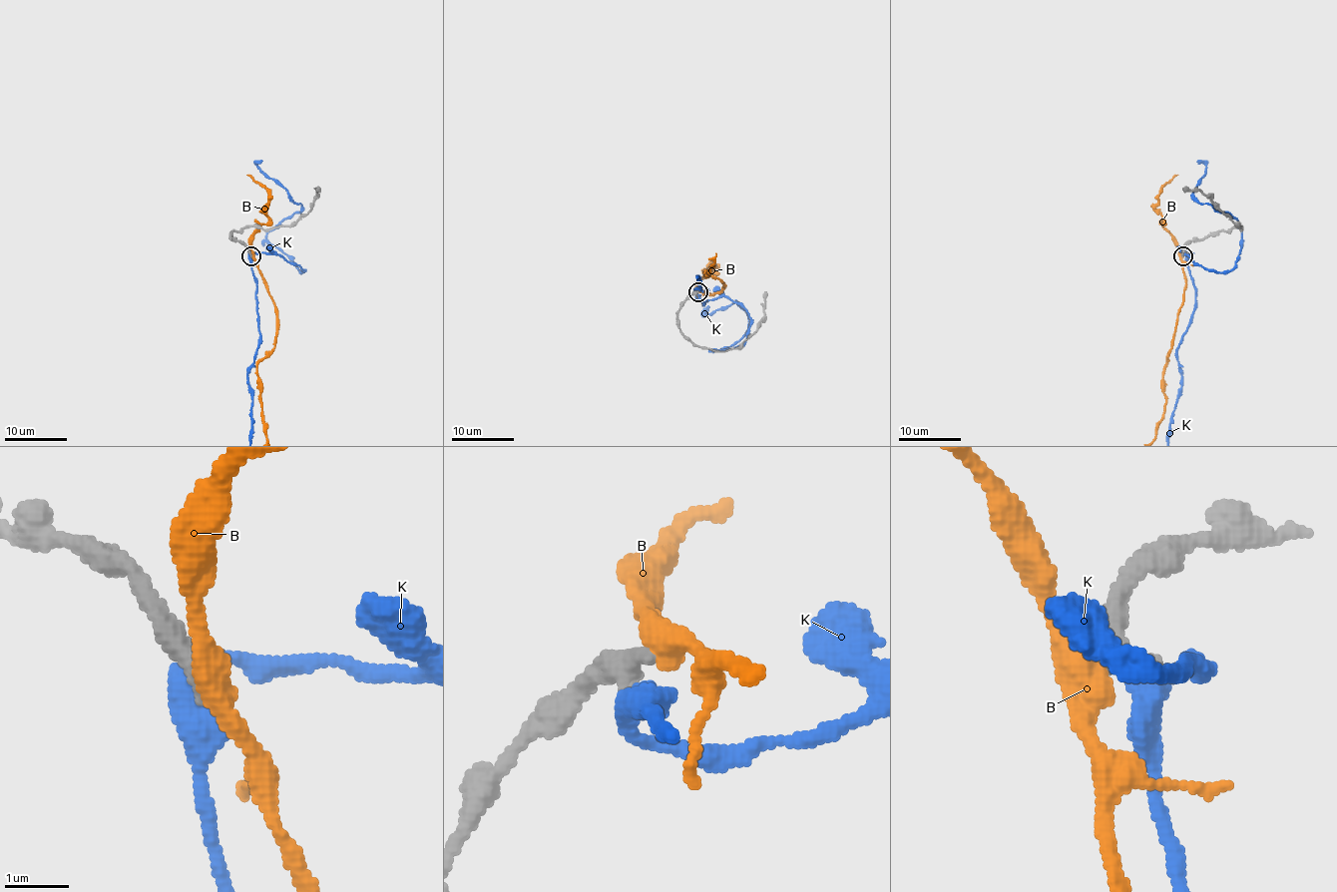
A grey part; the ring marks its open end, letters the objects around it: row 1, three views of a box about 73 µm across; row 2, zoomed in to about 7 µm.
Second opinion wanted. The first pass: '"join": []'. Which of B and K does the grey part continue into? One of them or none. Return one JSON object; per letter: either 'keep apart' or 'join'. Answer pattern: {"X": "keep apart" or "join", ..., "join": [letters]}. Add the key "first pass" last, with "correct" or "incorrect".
{"B": "keep apart", "K": "keep apart", "join": [], "first pass": "correct"}

